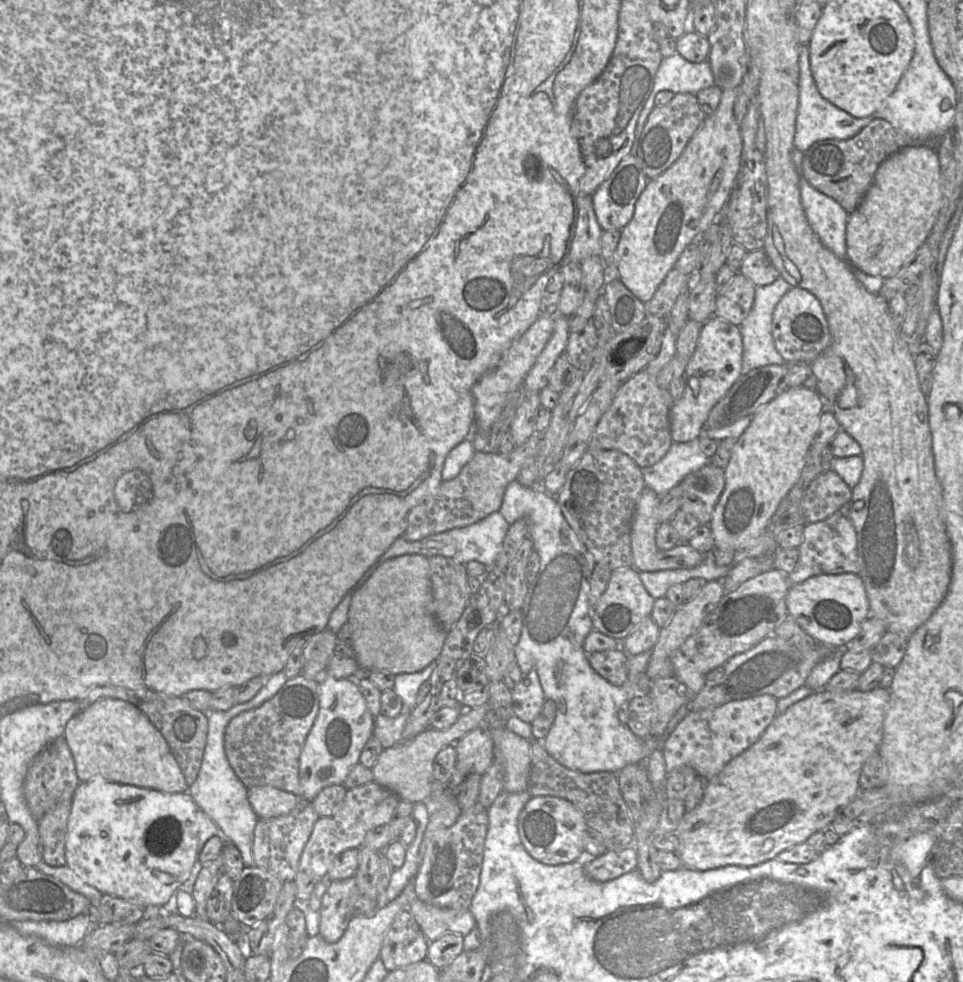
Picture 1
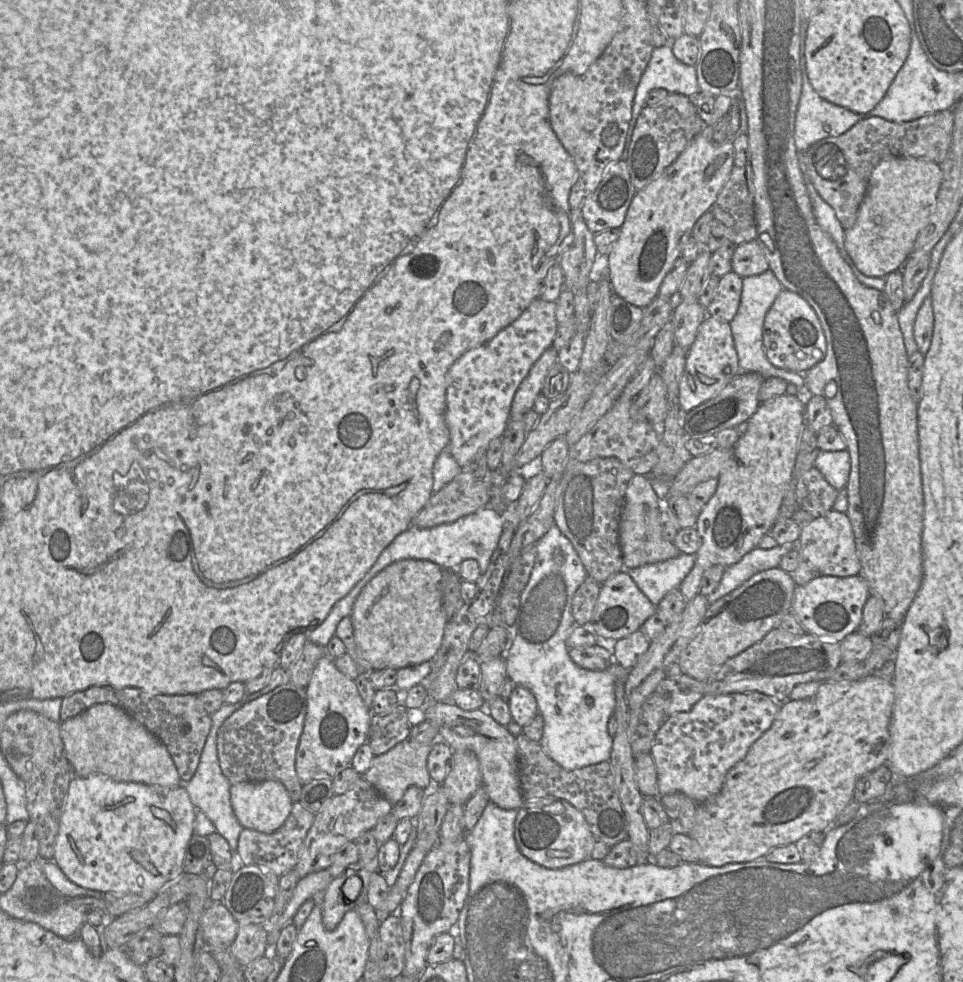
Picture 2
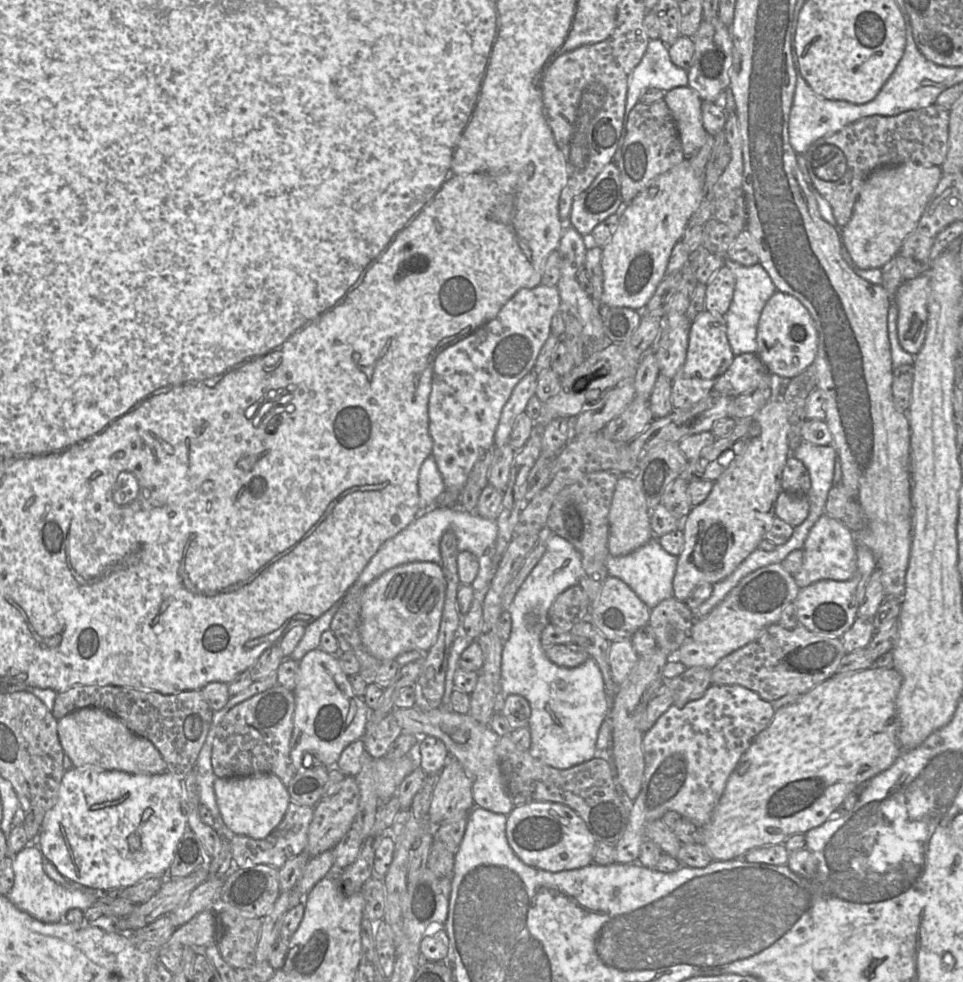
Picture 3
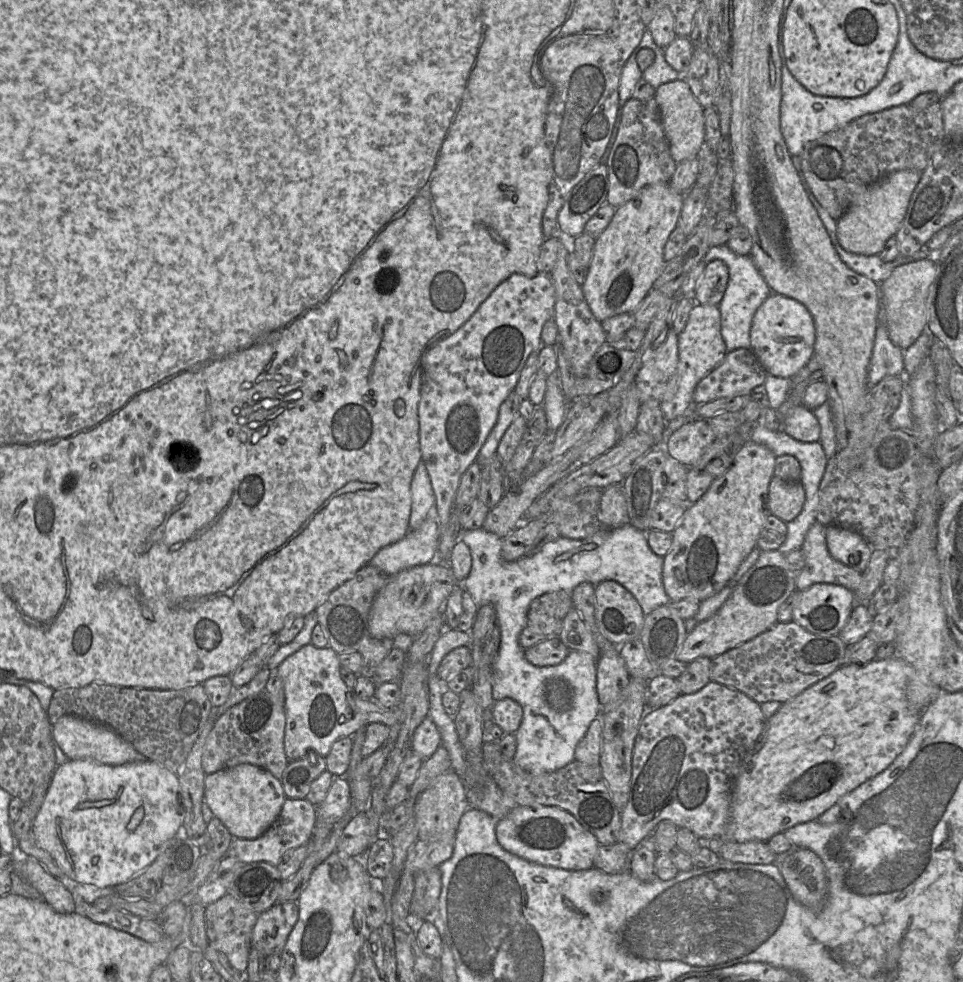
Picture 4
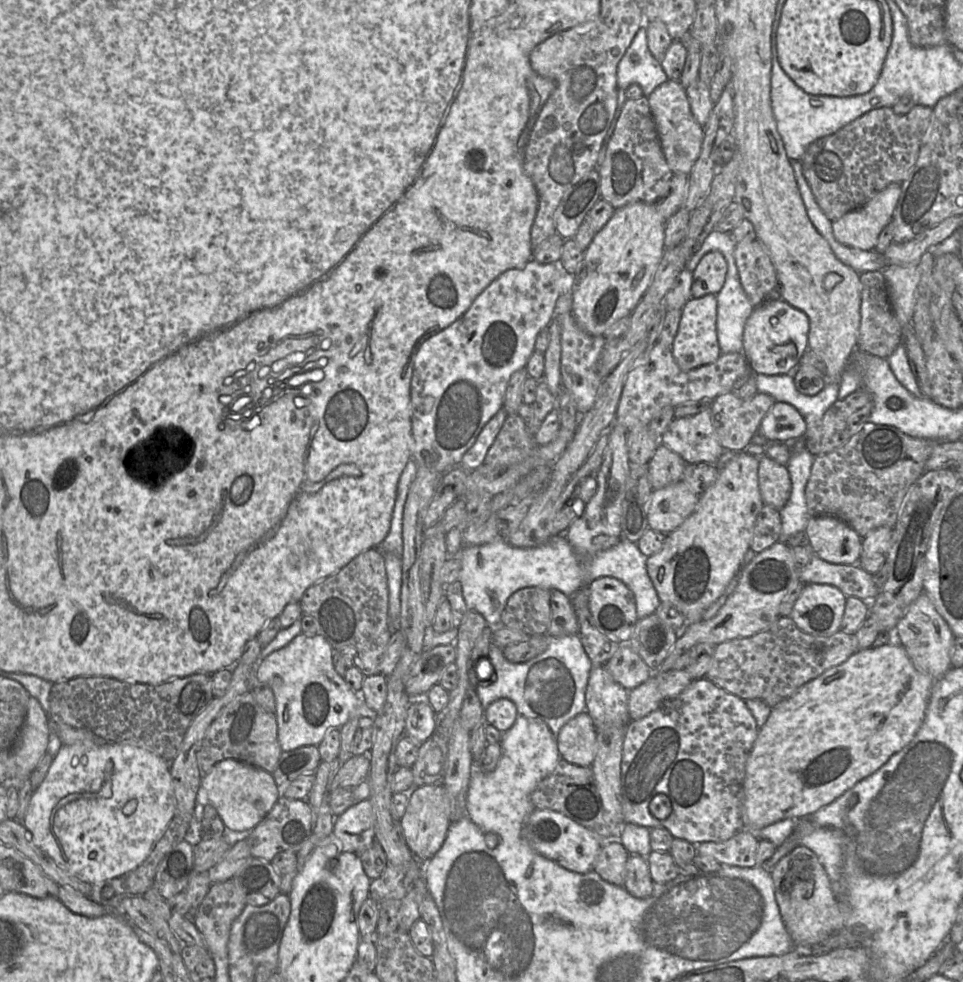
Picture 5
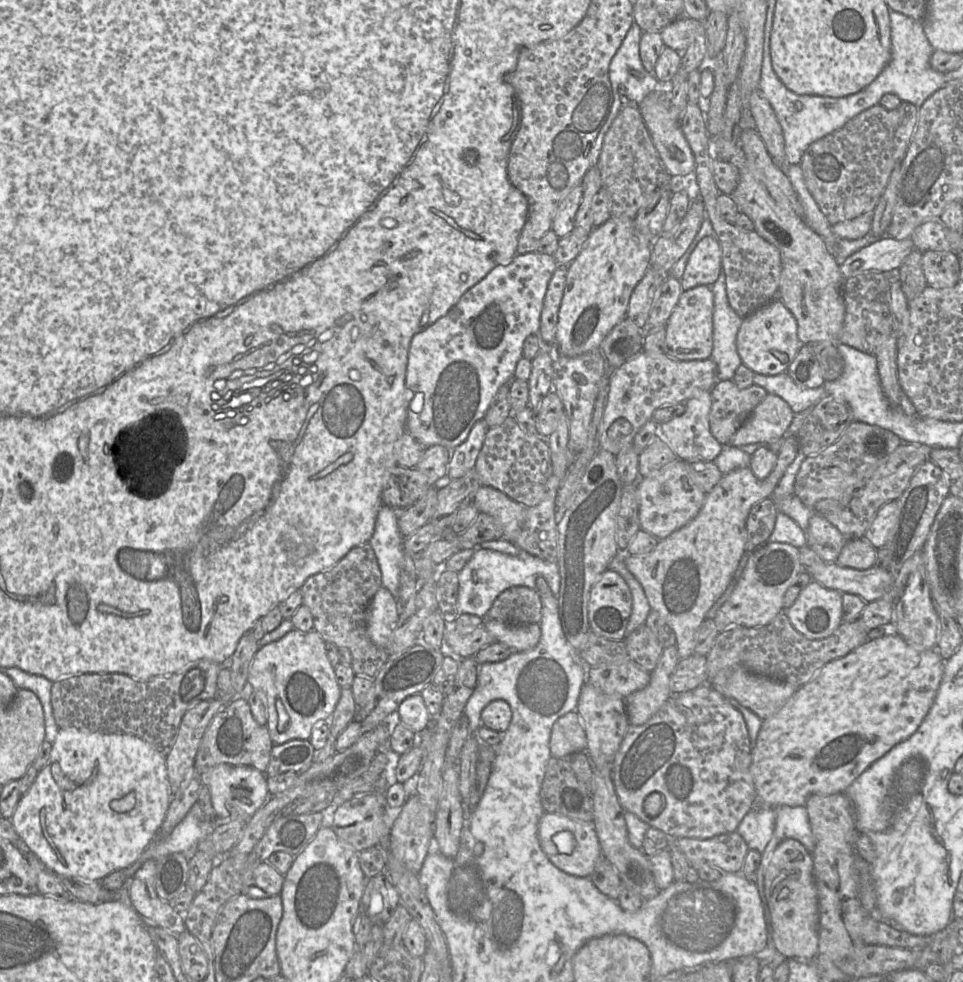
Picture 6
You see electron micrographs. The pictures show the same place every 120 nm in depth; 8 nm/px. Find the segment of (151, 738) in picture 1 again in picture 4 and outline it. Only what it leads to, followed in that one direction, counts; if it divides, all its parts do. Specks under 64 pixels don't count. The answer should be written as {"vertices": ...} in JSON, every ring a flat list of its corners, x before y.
{"vertices":[[73,715,63,716,52,725,52,737,70,760,89,759,106,765,145,760,144,756,111,728]]}

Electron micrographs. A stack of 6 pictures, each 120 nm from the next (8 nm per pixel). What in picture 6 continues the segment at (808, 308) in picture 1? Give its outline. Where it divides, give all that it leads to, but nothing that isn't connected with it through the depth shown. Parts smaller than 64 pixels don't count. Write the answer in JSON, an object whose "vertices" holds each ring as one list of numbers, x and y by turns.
{"vertices":[[774,300,744,318,736,345,741,362,753,373,774,376,787,371,803,344,797,335,796,318,781,300]]}

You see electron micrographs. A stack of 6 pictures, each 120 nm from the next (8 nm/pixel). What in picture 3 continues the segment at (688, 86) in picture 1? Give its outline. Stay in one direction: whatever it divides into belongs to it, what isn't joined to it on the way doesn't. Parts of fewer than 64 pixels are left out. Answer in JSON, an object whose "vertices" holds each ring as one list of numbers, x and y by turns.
{"vertices":[[650,39,641,62,628,77,625,122,647,88,655,87,667,92,684,86,688,86,688,71,672,62,667,44,660,39]]}

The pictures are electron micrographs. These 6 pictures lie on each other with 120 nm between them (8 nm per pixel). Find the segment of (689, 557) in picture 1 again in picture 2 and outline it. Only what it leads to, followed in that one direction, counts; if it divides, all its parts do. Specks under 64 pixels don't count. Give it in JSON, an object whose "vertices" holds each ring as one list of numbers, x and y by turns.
{"vertices":[[634,475,626,489,619,524,619,538,625,569,641,567,677,557,681,552,663,538,659,523,662,501,655,493,650,477]]}

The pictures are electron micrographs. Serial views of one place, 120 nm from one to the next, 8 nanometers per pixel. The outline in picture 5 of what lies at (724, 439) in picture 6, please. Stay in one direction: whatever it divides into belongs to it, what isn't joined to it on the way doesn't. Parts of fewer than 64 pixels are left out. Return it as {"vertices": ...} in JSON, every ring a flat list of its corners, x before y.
{"vertices":[[734,391,713,399,710,403,711,422,723,449,727,452,745,451,774,402,773,397,759,392,747,400,739,398]]}

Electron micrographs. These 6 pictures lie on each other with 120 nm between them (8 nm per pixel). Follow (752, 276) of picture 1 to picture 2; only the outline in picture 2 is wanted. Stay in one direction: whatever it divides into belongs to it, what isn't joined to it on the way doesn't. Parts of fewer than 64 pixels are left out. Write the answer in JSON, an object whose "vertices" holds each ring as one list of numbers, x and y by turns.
{"vertices":[[756,240,733,246,735,248,732,270,742,278,759,275,770,270,769,263]]}

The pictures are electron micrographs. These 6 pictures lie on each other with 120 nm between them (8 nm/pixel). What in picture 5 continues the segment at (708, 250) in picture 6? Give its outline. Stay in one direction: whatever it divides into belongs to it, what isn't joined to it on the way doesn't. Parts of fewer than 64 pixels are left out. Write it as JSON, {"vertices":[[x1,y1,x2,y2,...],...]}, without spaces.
{"vertices":[[719,251,706,253,693,270,691,295,700,298,717,294,723,287,727,274,727,262]]}

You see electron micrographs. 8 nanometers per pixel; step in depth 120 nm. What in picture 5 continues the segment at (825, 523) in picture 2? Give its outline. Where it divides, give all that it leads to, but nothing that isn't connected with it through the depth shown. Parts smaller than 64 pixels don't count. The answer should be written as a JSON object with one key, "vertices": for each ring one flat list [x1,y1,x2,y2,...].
{"vertices":[[813,554,808,565,799,570,799,580,804,584,828,584,838,588,847,597,872,601,878,595,873,576,858,564,833,564]]}

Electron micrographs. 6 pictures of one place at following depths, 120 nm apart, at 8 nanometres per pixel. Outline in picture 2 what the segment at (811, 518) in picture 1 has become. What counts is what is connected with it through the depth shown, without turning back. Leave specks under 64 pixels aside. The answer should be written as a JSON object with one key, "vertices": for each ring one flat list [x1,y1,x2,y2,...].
{"vertices":[[815,467,795,481,798,508,818,518,832,510,838,490,830,485]]}

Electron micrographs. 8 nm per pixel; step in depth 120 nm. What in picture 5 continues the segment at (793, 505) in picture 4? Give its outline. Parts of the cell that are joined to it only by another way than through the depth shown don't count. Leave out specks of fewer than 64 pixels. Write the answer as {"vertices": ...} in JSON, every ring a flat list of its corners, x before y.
{"vertices":[[766,454,759,457,758,483,764,505,780,510,791,494,791,480,787,467,770,459]]}

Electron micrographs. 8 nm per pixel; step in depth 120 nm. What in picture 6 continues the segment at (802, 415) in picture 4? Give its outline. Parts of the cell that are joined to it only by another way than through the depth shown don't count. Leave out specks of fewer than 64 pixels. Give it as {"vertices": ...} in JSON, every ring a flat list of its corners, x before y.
{"vertices":[[767,394,736,431,730,445,741,447,748,444,771,444,782,440,793,417,793,411,783,399]]}

